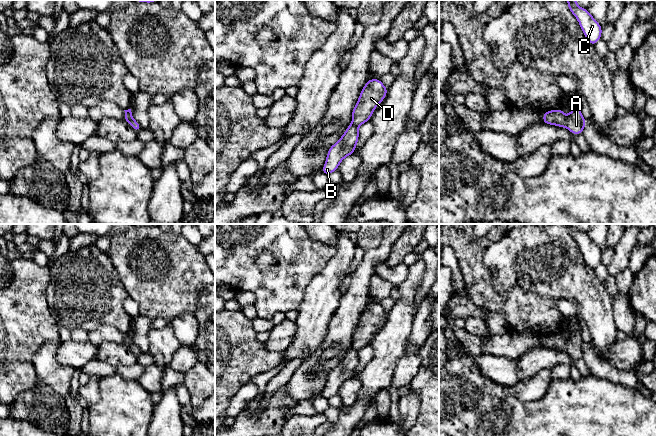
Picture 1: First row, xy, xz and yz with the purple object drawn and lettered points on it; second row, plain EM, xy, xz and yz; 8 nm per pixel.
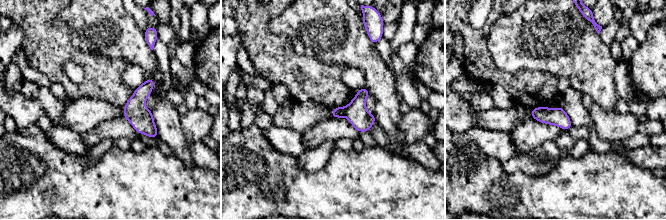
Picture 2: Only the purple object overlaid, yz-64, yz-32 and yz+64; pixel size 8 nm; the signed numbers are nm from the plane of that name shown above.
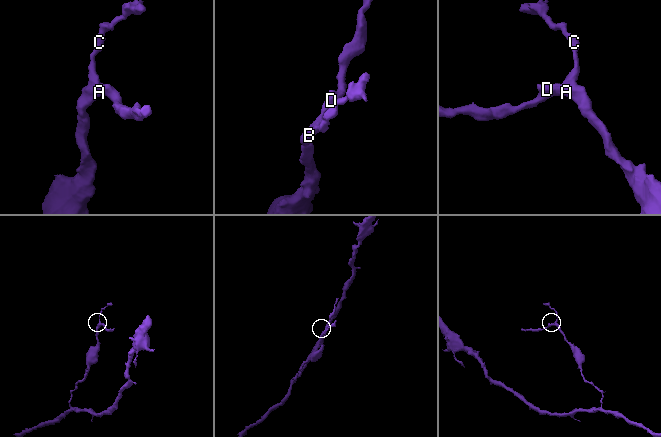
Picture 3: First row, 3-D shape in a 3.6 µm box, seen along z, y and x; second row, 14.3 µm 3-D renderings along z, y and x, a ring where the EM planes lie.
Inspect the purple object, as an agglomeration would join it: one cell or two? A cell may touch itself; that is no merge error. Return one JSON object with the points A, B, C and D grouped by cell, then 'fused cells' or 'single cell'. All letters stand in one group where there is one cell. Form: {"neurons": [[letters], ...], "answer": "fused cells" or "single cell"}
{"neurons": [["A", "B", "C"], ["D"]], "answer": "fused cells"}

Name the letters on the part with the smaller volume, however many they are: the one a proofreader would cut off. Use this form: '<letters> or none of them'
D

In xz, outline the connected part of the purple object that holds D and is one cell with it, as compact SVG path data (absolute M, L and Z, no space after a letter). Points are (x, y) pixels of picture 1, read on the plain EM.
M369 303L352 334L352 348L359 351L370 345L375 332L384 324L387 316L388 312L383 309L380 303Z

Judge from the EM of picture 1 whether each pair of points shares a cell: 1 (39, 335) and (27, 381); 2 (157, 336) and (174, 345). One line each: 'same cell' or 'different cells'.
1: same cell
2: same cell

